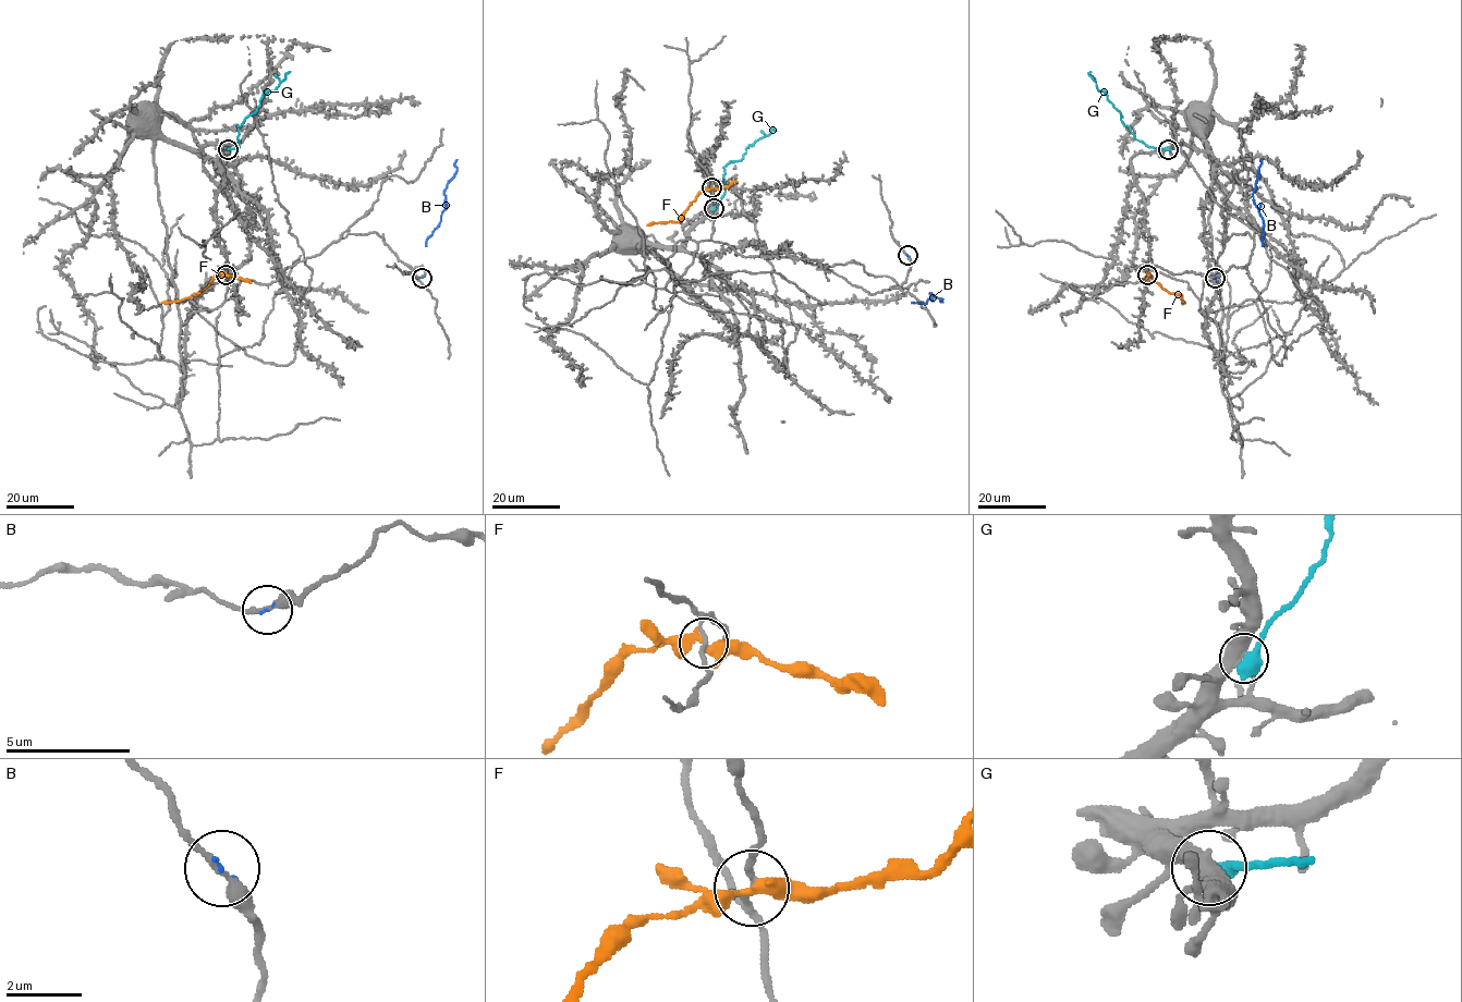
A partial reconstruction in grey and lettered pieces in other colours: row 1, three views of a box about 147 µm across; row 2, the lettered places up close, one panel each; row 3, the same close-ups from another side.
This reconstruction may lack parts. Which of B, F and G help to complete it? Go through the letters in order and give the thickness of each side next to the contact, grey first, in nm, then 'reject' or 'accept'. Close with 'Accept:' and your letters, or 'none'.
B: 260/70 nm | accept
F: 140/360 nm | reject
G: 480/600 nm | reject
Accept: B

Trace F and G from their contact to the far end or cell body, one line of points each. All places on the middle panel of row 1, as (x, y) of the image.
F: (711, 188), (702, 191), (678, 221), (647, 224)
G: (714, 208), (723, 194), (726, 166), (731, 161), (739, 161), (751, 145), (771, 129), (776, 131)

